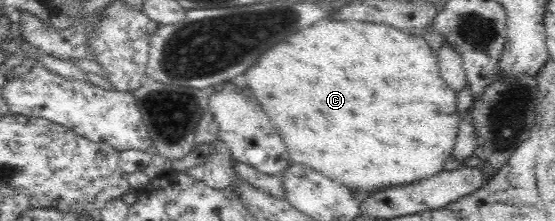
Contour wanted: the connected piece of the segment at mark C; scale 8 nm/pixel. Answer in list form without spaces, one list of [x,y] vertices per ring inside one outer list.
[[[322,19],[296,34],[292,34],[286,42],[276,44],[268,52],[264,52],[258,62],[242,74],[245,86],[252,91],[258,104],[270,119],[272,126],[284,141],[290,163],[306,165],[308,168],[330,177],[337,183],[353,190],[388,189],[398,184],[410,184],[416,180],[424,180],[442,171],[442,164],[453,152],[458,122],[462,117],[456,111],[456,95],[440,78],[437,53],[430,50],[422,37],[414,36],[408,31],[397,29],[387,24],[360,22],[358,20],[326,20]]]

